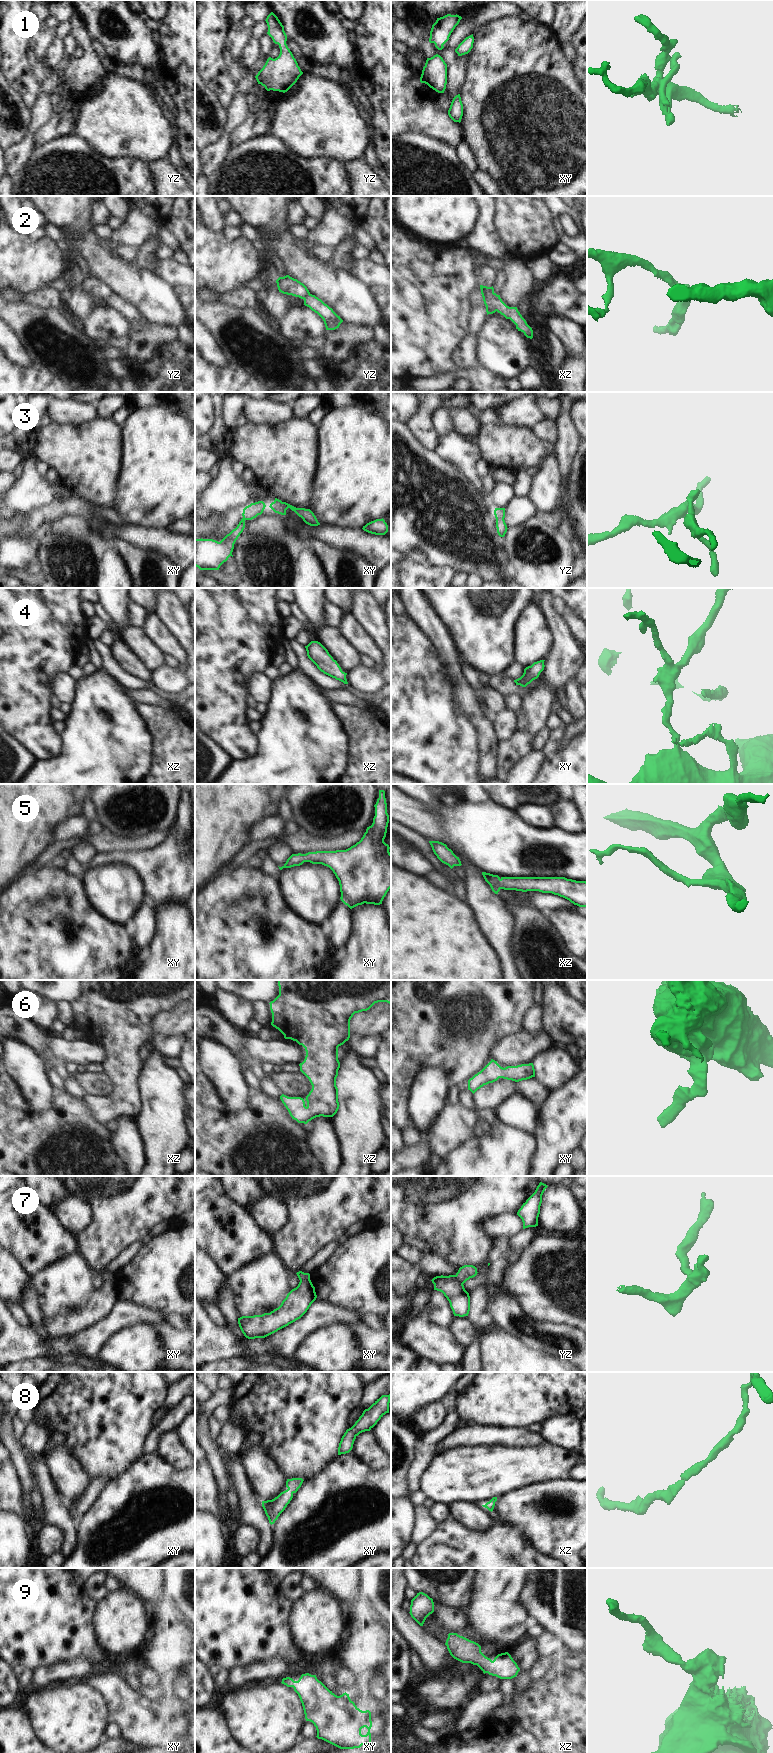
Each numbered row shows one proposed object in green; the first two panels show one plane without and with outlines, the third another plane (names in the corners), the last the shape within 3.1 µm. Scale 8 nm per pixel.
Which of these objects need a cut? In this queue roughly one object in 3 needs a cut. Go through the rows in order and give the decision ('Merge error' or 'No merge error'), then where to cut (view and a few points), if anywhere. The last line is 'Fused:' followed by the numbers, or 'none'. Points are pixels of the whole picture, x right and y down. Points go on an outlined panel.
1: No merge error. No split
2: Merge error. Split along yz (309, 293), (304, 299)
3: No merge error. No split
4: No merge error. No split
5: No merge error. No split
6: No merge error. No split
7: Merge error. Split along yz (454, 1275), (462, 1284)
8: No merge error. No split
9: No merge error. No split
Fused: 2, 7.

